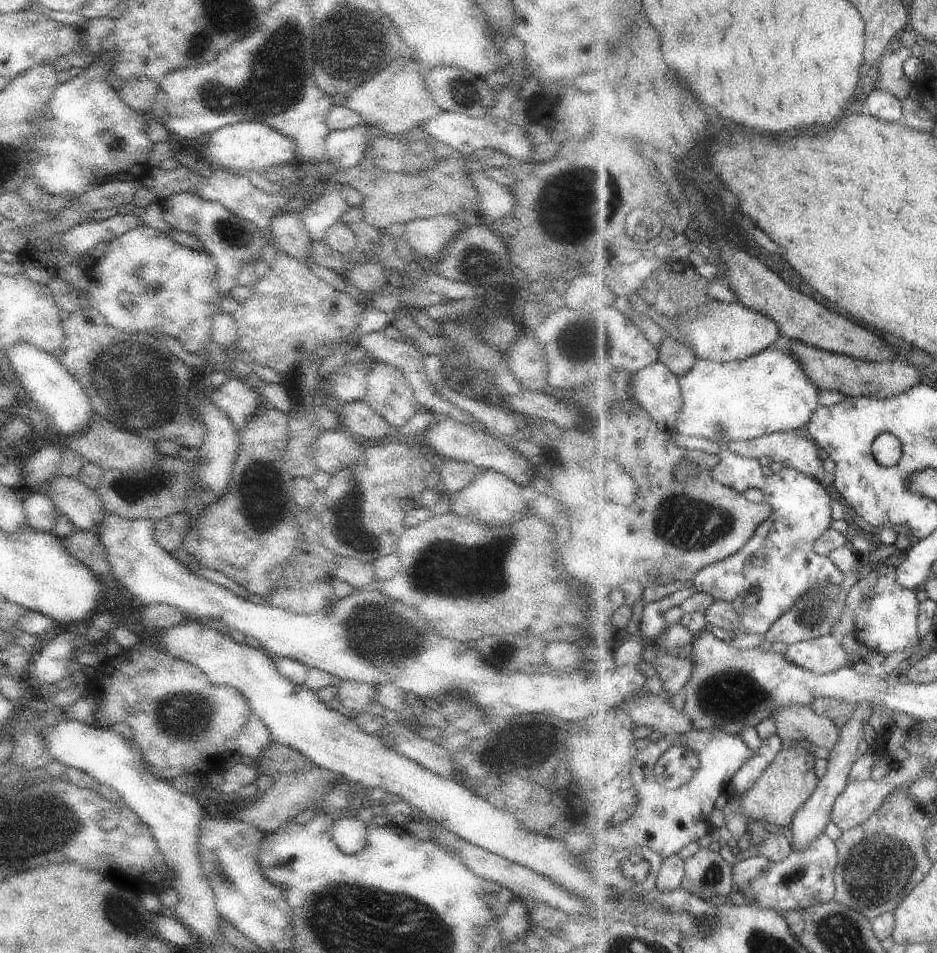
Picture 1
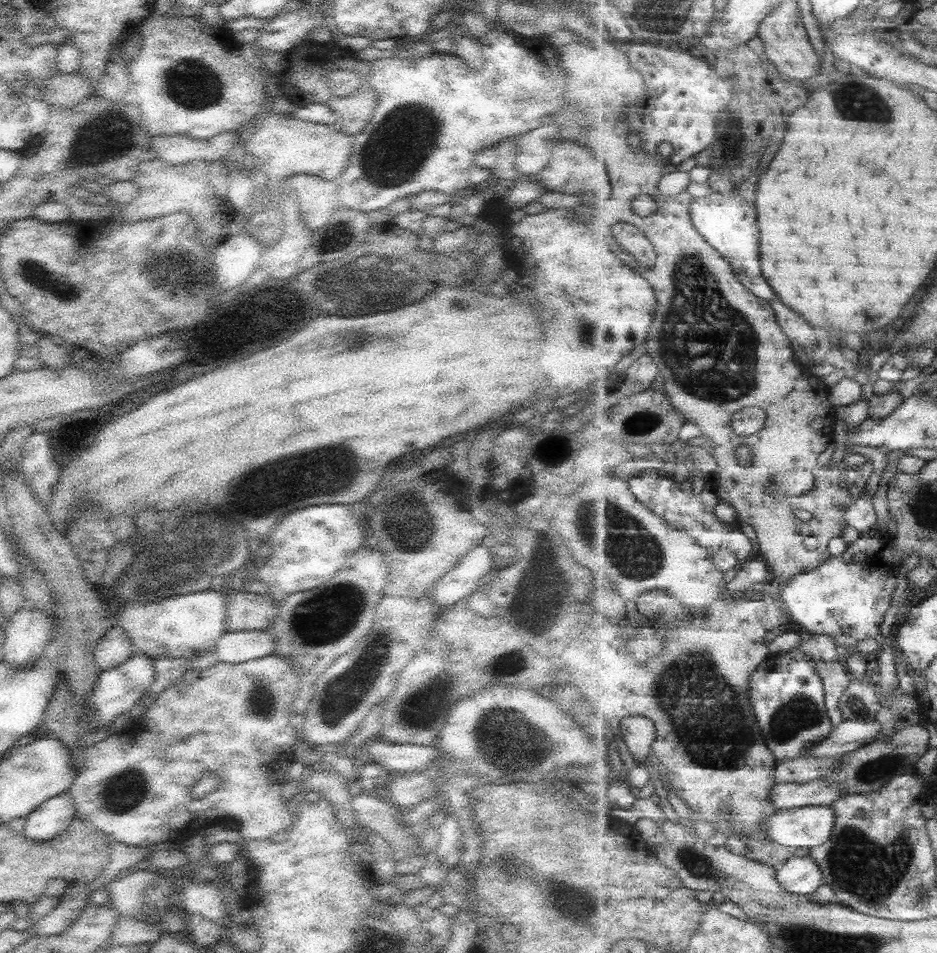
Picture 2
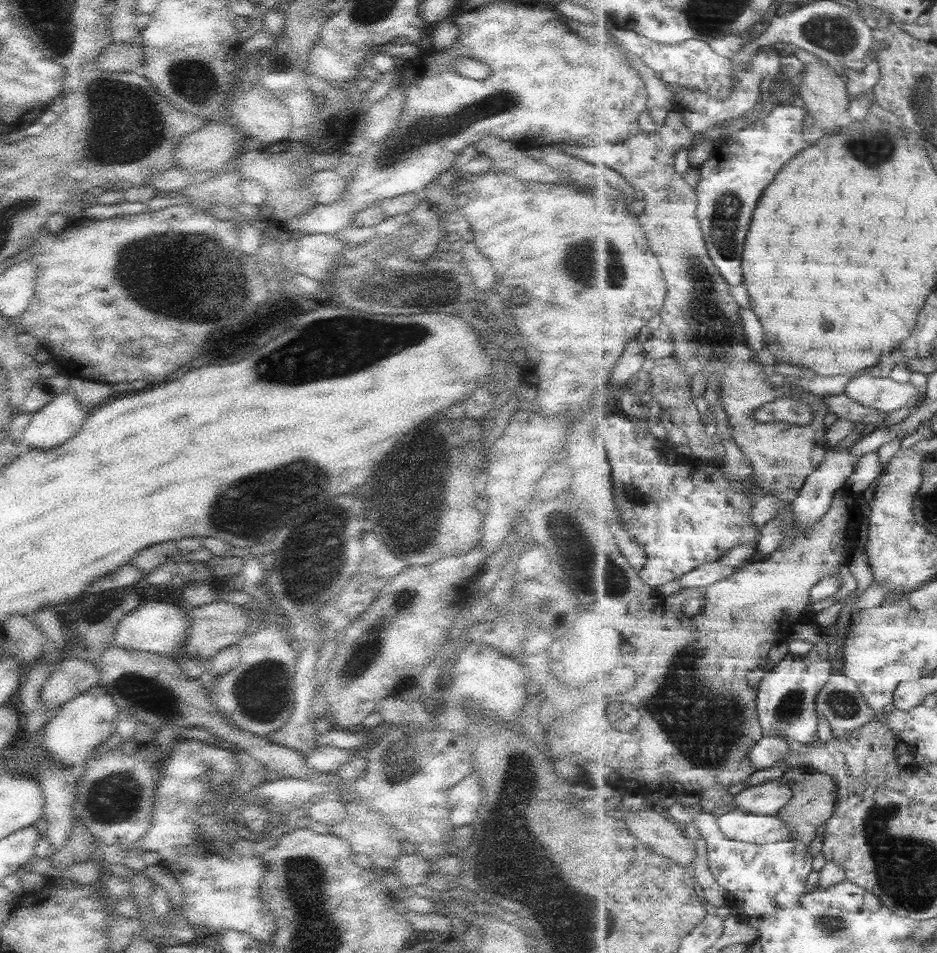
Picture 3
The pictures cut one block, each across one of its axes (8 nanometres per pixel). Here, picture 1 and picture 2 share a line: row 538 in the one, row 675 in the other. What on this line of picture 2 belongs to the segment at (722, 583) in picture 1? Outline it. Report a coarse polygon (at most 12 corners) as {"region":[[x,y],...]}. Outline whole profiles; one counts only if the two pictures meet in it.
{"region":[[802,652],[771,654],[750,701],[778,762],[835,728],[823,679]]}

